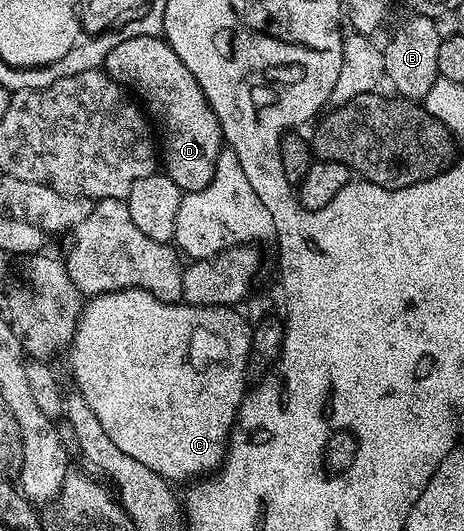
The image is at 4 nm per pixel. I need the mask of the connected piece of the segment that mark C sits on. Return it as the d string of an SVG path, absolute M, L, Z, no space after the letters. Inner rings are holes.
M128 287L122 291L108 291L102 295L94 295L81 308L73 340L67 351L69 365L73 369L73 379L77 382L76 392L87 401L87 405L91 405L95 418L99 420L99 425L103 425L107 437L111 437L111 441L115 441L116 447L123 449L123 453L135 457L135 461L147 465L147 469L159 473L167 480L197 481L216 472L217 468L225 462L229 434L233 432L233 422L237 420L239 405L245 400L247 390L245 377L247 378L250 374L248 355L251 323L248 323L237 311L240 310L233 307L197 307L195 304L184 301L168 303L159 296L147 293L138 287Z

